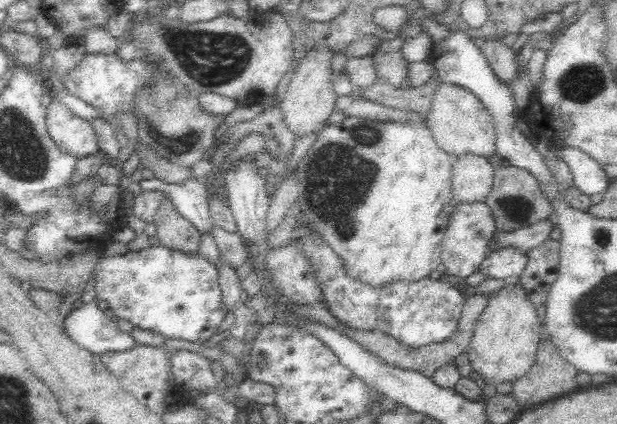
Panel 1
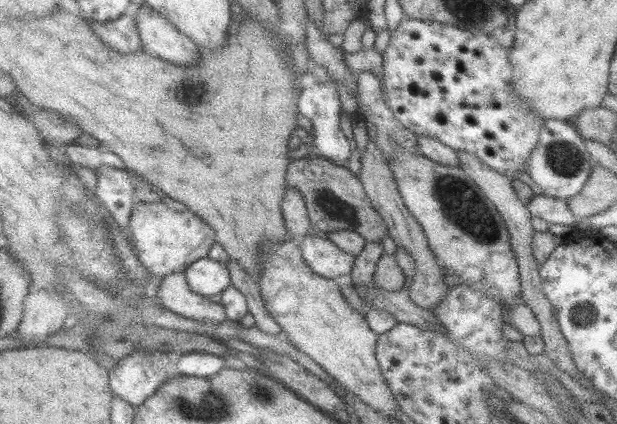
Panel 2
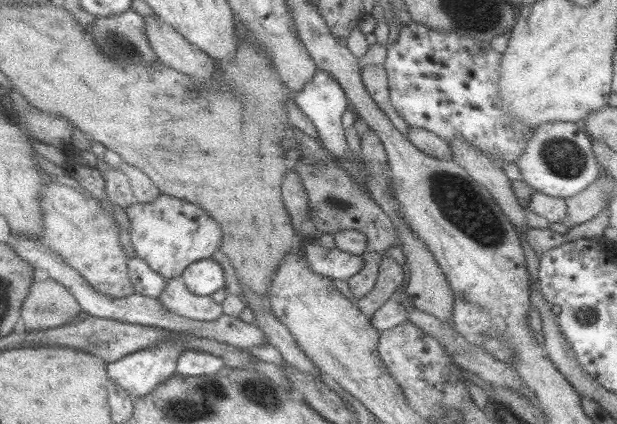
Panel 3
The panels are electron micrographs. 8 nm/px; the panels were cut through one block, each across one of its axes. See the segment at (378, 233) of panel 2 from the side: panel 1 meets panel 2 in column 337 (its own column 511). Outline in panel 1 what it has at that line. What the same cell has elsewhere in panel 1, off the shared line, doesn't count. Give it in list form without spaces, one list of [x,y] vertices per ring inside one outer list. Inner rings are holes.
[[[513,165],[498,168],[493,177],[493,186],[488,196],[486,196],[485,201],[492,209],[497,232],[500,233],[516,230],[522,226],[528,226],[529,224],[552,217],[555,211],[555,206],[553,204],[556,199],[562,199],[562,201],[566,201],[570,207],[584,212],[587,212],[592,204],[590,195],[584,194],[574,184],[568,186],[568,188],[561,188],[561,186],[557,185],[556,196],[554,196],[554,198],[549,198],[549,196],[545,194],[543,186],[539,183],[539,178],[535,177],[535,174]]]

